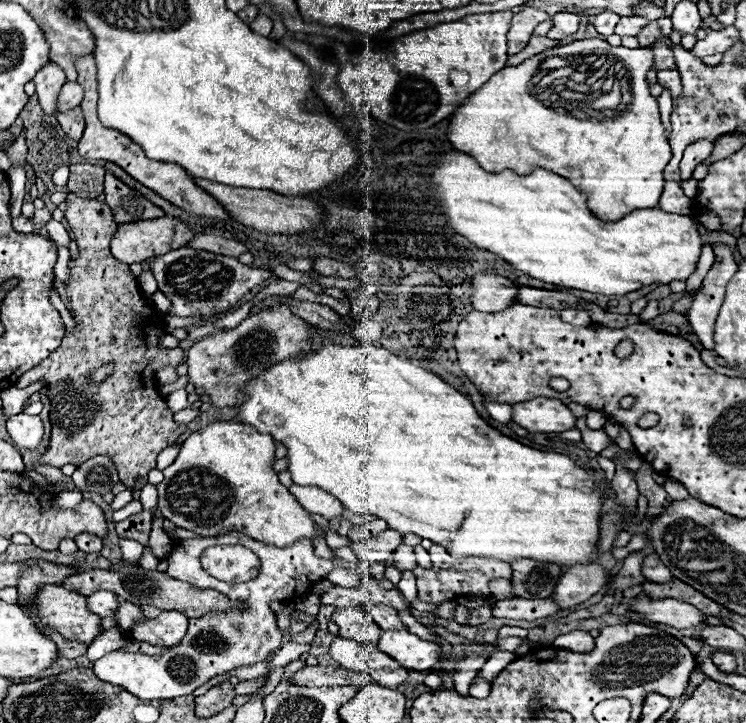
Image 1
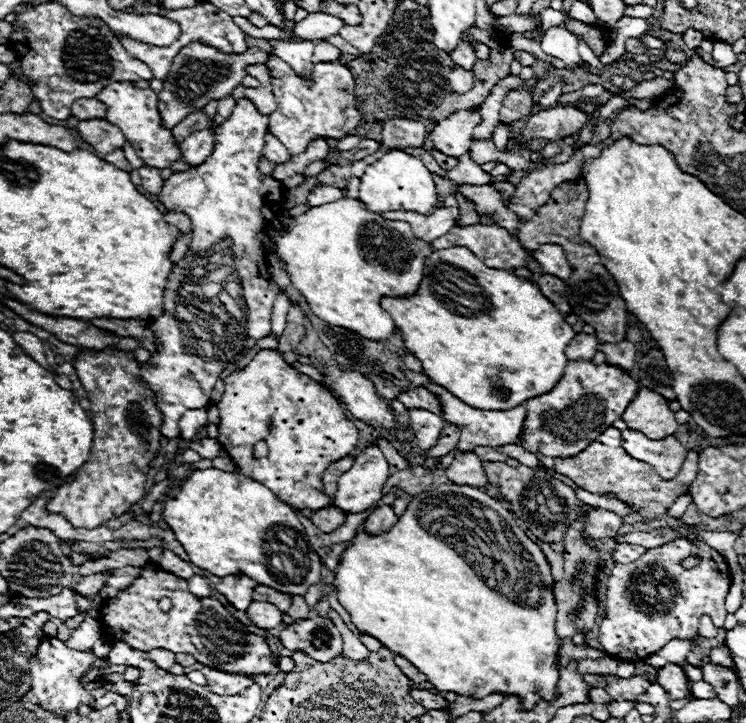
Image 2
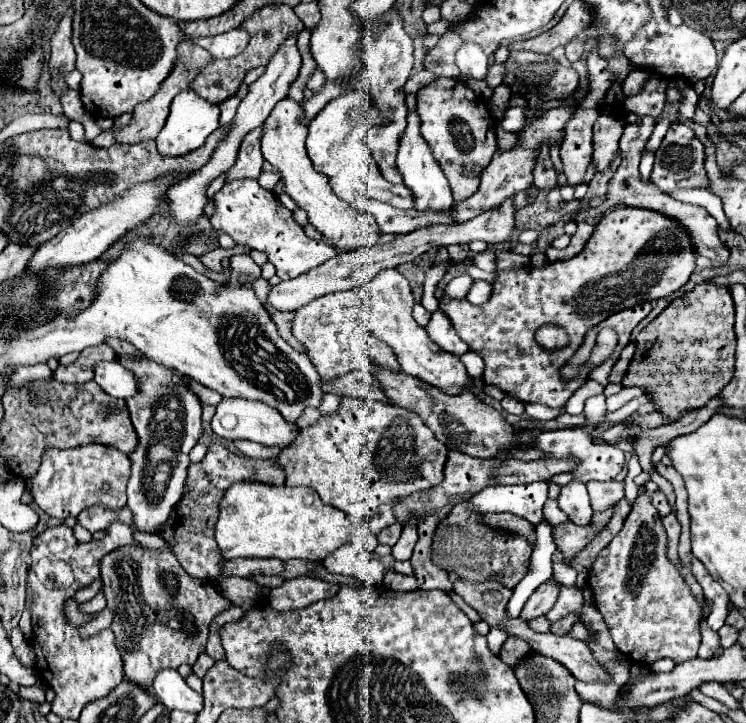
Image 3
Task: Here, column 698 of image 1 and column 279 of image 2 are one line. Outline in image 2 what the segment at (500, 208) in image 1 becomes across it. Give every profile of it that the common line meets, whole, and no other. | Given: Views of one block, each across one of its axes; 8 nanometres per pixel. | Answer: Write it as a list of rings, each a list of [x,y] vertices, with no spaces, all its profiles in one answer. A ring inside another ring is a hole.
[[[340,198],[330,204],[310,208],[306,214],[296,218],[286,218],[286,226],[276,238],[276,254],[286,262],[288,276],[292,284],[310,304],[312,312],[328,324],[342,326],[368,340],[388,340],[396,334],[396,324],[382,310],[380,300],[384,296],[414,296],[424,278],[424,260],[432,254],[432,246],[418,240],[412,228],[400,220],[384,220],[382,216],[366,210],[356,198]]]

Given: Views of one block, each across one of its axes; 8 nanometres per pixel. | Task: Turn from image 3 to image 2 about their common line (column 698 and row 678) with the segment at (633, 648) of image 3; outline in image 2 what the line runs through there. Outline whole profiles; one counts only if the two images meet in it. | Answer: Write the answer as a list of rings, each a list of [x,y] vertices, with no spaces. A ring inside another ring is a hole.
[[[606,676],[608,680],[608,686],[606,686],[606,692],[616,700],[616,702],[622,702],[622,700],[634,700],[638,698],[640,694],[646,692],[646,688],[650,686],[650,682],[642,676],[634,676],[634,678],[618,678],[618,676]]]

